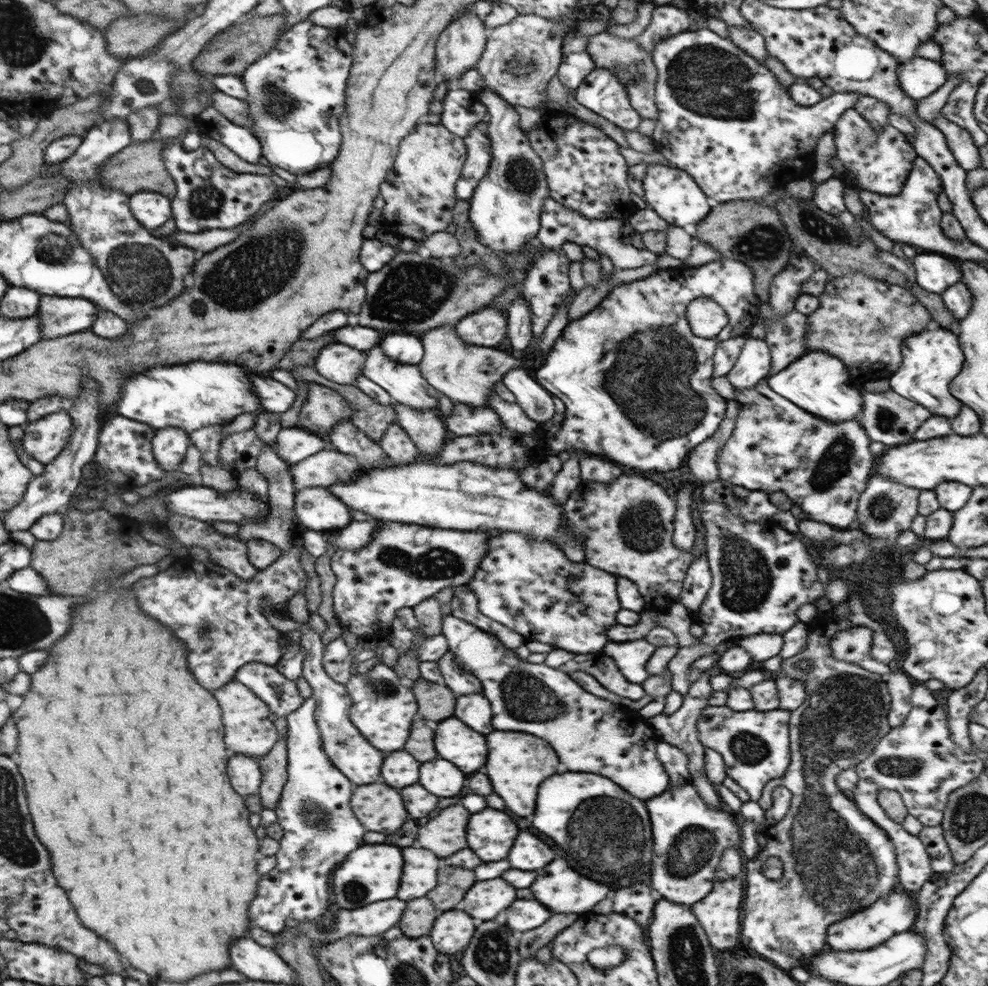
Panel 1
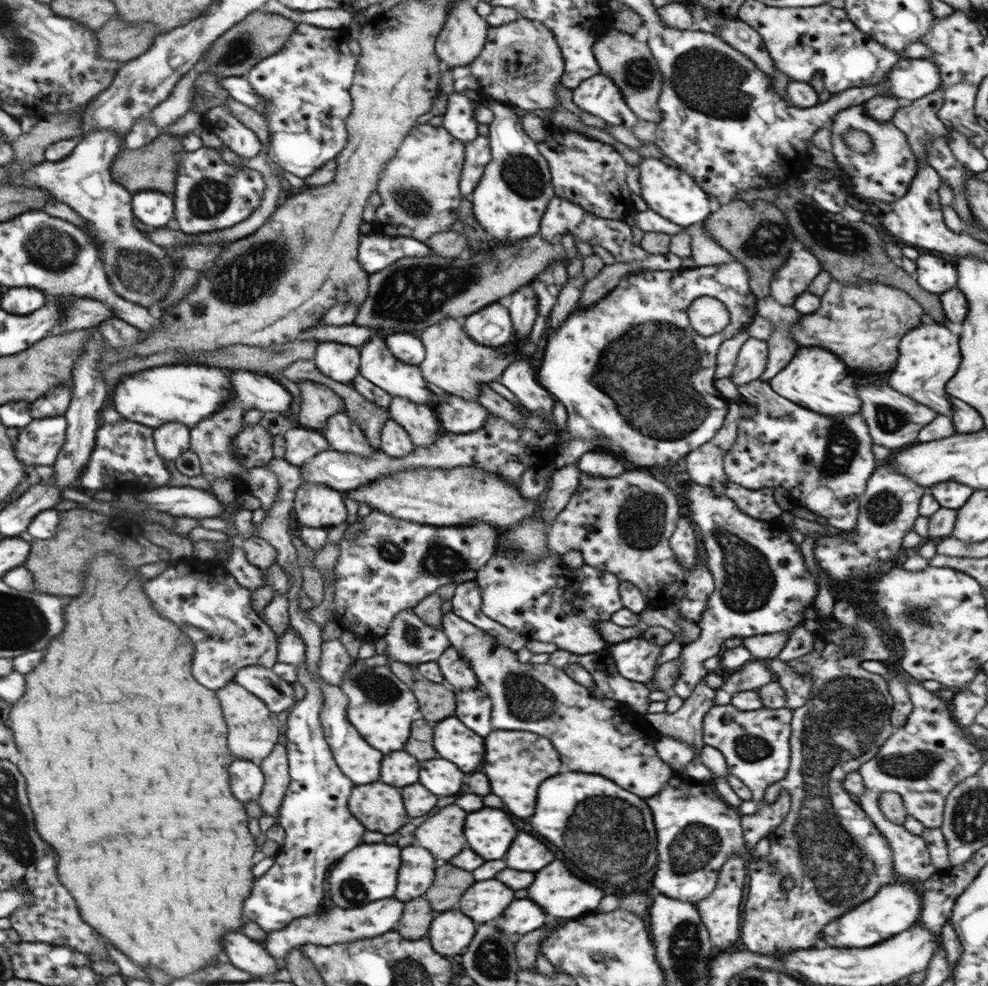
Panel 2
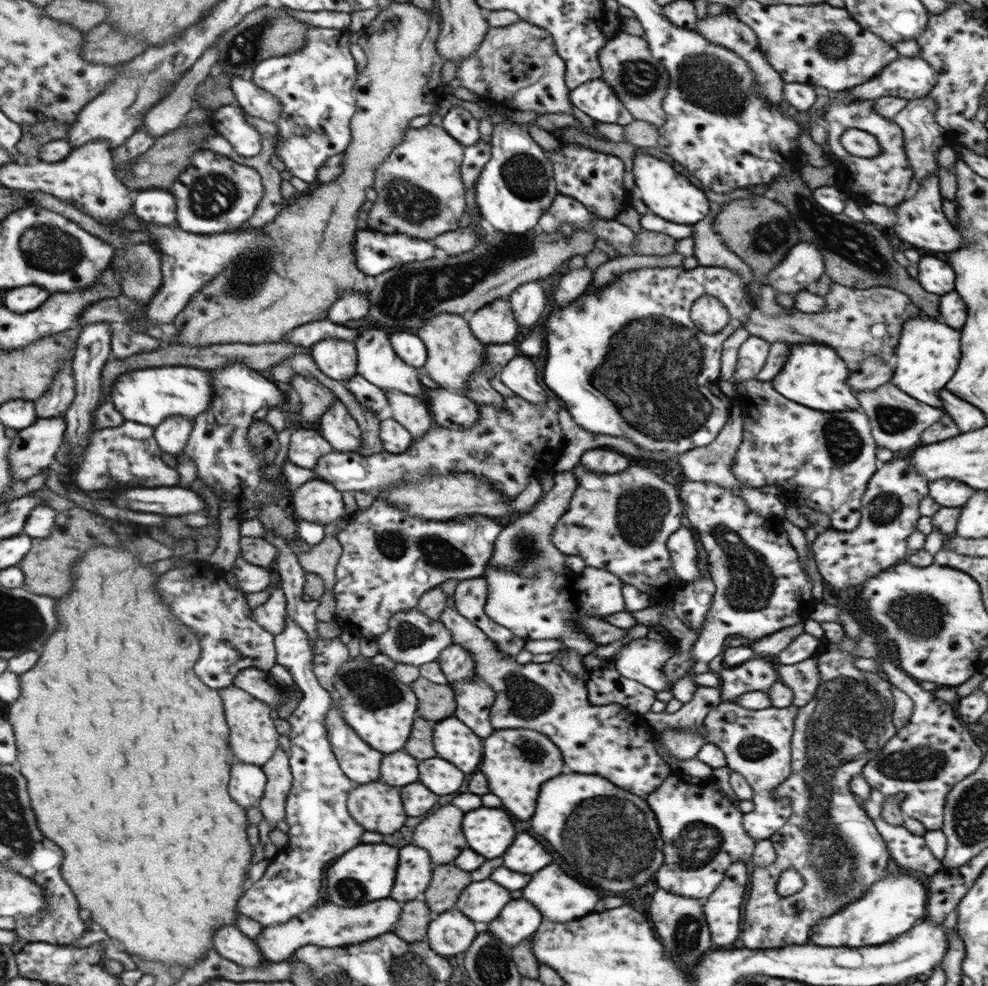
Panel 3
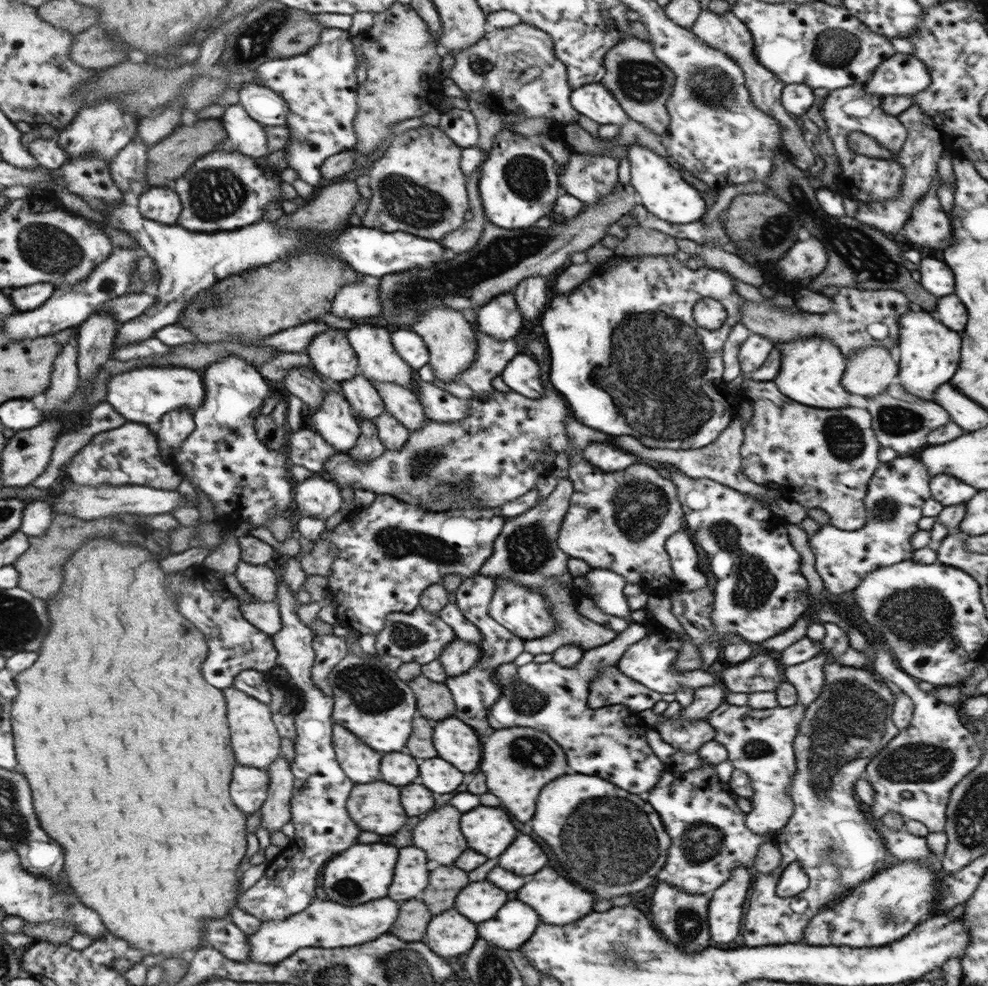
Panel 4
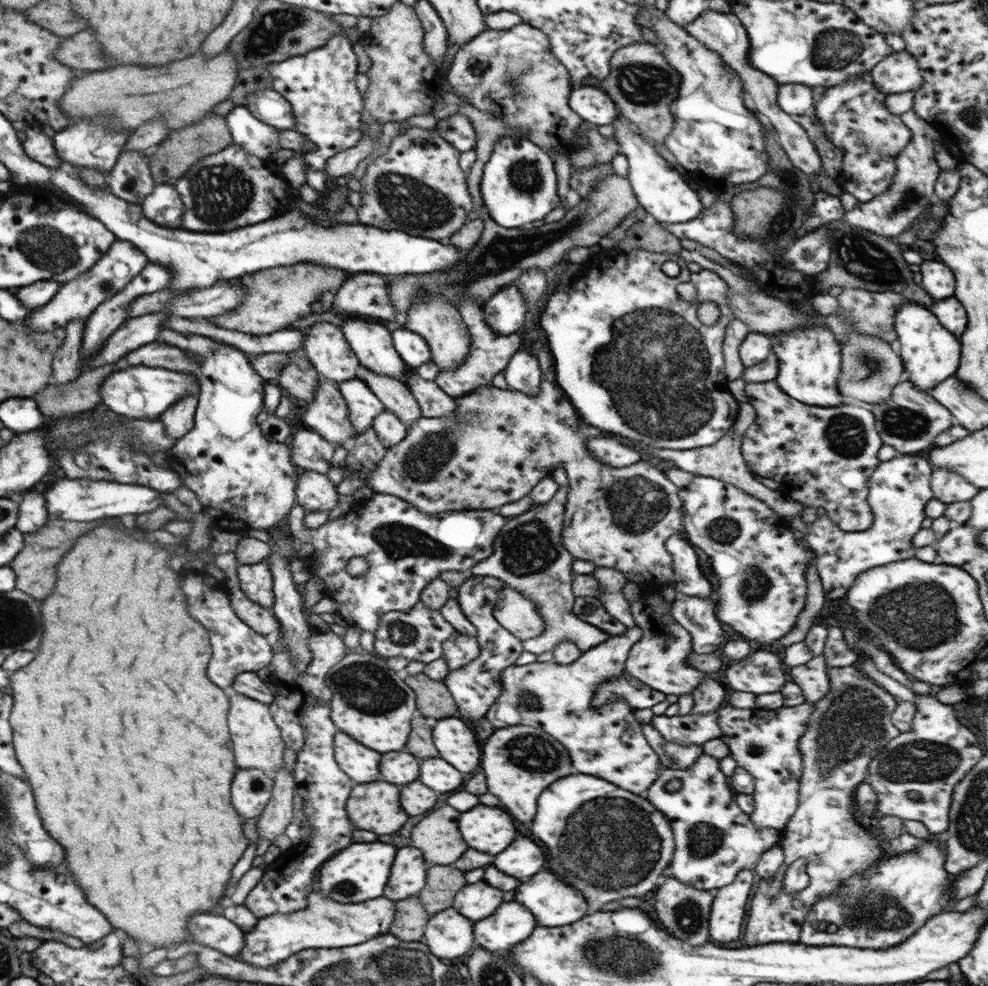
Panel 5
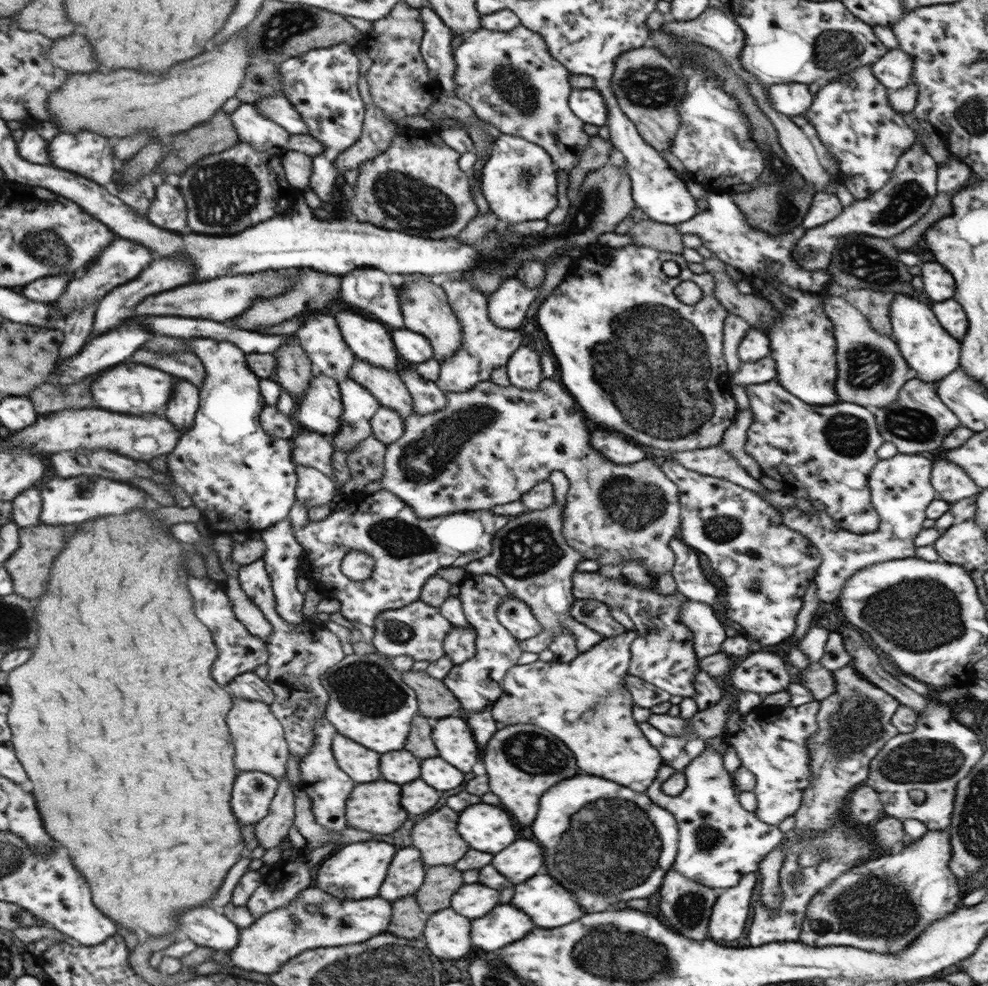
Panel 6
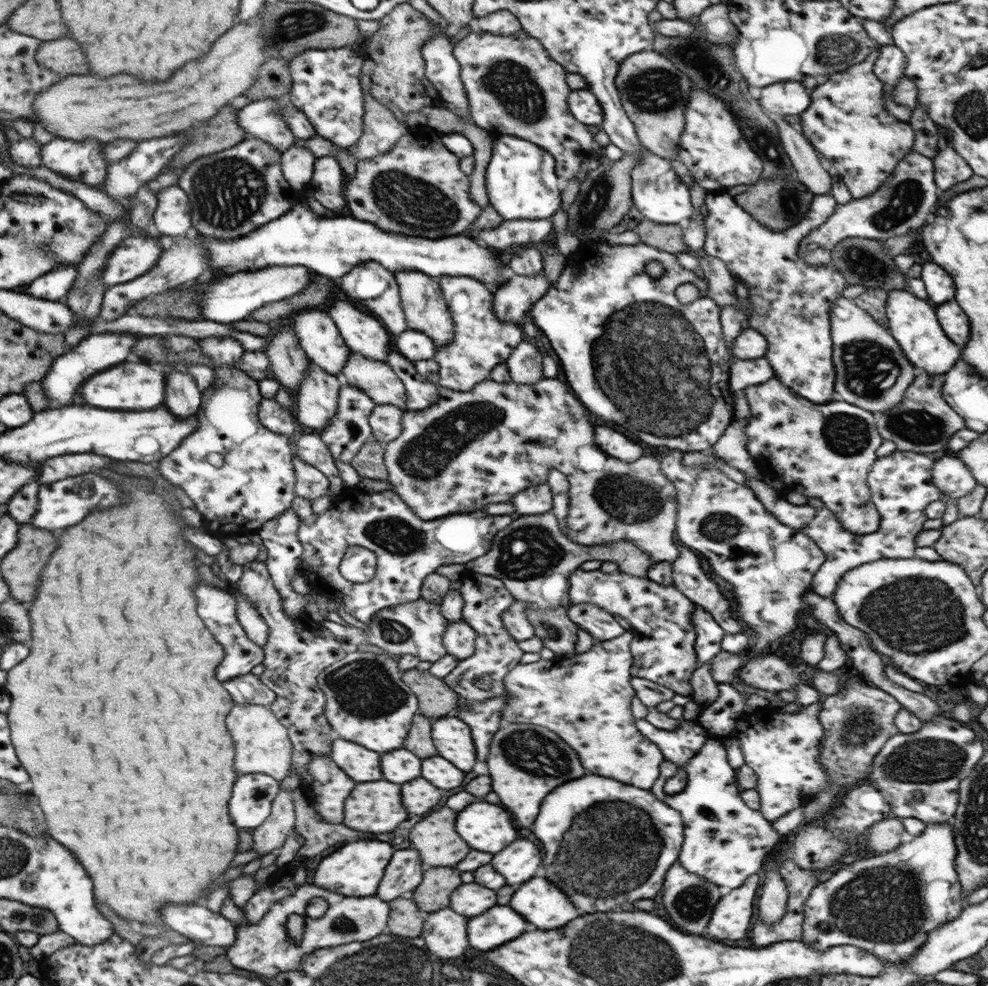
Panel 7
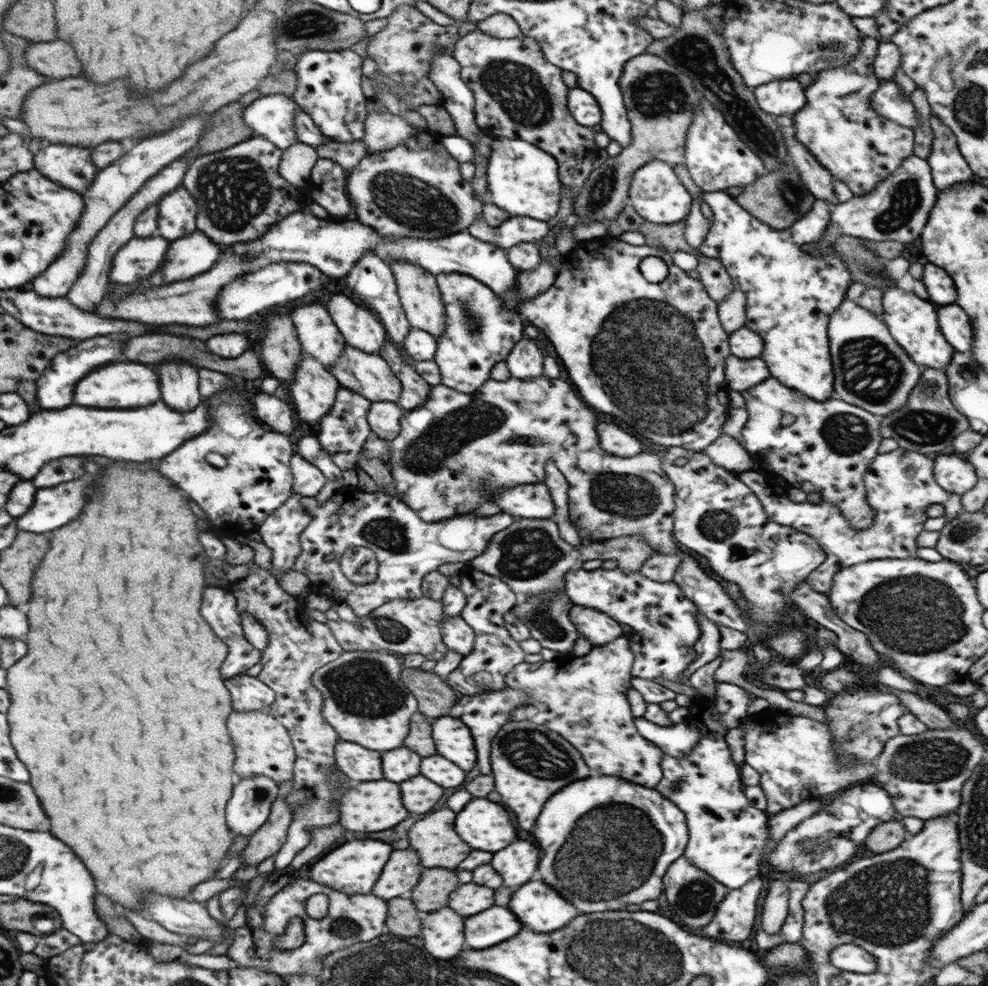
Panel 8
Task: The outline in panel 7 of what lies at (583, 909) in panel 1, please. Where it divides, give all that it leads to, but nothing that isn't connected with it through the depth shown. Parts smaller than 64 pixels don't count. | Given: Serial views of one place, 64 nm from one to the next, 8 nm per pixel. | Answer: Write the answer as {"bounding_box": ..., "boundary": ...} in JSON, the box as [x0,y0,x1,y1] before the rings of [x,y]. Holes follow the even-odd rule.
{"bounding_box":[509,878,577,931],"boundary":[[[531,878],[521,884],[513,892],[509,906],[525,918],[525,922],[541,931],[559,928],[577,916],[567,896],[545,878]]]}

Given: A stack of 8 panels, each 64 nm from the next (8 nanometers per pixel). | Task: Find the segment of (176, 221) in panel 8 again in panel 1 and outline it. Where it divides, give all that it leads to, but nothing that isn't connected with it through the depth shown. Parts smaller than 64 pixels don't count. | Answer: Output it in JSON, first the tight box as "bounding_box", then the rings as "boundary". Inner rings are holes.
{"bounding_box":[130,191,172,229],"boundary":[[[139,191],[130,196],[132,215],[146,229],[155,229],[172,218],[171,200],[151,191]]]}

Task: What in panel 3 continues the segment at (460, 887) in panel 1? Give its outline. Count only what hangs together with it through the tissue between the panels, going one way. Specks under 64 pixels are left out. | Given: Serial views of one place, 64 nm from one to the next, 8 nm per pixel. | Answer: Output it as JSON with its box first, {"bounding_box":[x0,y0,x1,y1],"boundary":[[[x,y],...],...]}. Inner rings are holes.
{"bounding_box":[423,864,469,912],"boundary":[[[443,864],[437,866],[433,870],[431,882],[427,886],[427,890],[423,892],[423,900],[427,902],[431,912],[445,912],[453,906],[453,902],[457,900],[459,892],[469,884],[469,874],[455,868],[453,864]]]}

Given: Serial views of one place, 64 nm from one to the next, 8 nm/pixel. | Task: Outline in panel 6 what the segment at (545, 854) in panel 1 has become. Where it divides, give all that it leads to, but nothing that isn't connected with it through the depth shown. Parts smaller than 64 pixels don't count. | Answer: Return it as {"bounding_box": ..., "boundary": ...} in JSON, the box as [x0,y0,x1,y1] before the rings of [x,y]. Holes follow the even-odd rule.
{"bounding_box":[491,840,543,884],"boundary":[[[515,840],[501,852],[497,852],[491,860],[493,868],[503,874],[511,884],[525,882],[527,878],[535,876],[543,866],[541,848],[531,840]]]}

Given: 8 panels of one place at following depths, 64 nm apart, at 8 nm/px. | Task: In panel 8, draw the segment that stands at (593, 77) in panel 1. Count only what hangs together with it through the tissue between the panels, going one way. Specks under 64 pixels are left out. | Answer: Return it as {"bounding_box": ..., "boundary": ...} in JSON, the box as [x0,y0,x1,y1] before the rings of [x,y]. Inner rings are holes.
{"bounding_box":[566,87,601,127],"boundary":[[[573,87],[568,89],[566,94],[566,107],[573,117],[581,126],[591,127],[601,120],[601,111],[599,104],[585,90]]]}

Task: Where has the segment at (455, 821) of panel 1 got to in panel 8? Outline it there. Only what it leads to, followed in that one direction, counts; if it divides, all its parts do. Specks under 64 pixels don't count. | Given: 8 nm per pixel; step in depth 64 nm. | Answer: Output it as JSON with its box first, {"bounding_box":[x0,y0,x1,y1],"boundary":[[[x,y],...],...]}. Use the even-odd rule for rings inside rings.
{"bounding_box":[409,808,471,870],"boundary":[[[441,808],[409,828],[409,846],[417,852],[423,866],[453,870],[469,854],[471,848],[453,832],[453,816],[451,810]]]}

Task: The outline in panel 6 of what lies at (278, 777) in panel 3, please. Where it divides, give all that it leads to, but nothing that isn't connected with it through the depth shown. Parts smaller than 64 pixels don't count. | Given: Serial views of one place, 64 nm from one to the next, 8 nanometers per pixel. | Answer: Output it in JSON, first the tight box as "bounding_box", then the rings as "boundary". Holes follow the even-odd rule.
{"bounding_box":[254,775,294,851],"boundary":[[[286,775],[277,778],[277,790],[269,802],[267,816],[254,824],[254,836],[263,851],[279,848],[287,838],[294,818],[293,789]]]}

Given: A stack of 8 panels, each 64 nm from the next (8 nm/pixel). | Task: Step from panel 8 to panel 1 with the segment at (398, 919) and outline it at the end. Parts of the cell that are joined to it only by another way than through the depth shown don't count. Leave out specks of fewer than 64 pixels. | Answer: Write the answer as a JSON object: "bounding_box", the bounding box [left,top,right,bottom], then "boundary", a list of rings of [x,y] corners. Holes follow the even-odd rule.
{"bounding_box":[397,898,435,938],"boundary":[[[417,898],[407,902],[397,926],[403,932],[403,936],[417,938],[429,932],[433,920],[435,920],[435,908],[431,906],[431,902],[427,898]]]}

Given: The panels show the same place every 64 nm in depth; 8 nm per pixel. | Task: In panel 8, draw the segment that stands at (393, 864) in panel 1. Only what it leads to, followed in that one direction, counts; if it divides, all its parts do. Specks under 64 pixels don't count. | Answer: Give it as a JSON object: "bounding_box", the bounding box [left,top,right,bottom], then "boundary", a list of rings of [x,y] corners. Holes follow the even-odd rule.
{"bounding_box":[309,840,391,894],"boundary":[[[379,840],[345,842],[339,848],[325,854],[323,858],[319,856],[310,863],[309,880],[325,884],[325,886],[339,890],[339,892],[345,892],[345,894],[367,894],[371,890],[373,882],[377,880],[389,852],[391,852],[391,846],[383,844]]]}

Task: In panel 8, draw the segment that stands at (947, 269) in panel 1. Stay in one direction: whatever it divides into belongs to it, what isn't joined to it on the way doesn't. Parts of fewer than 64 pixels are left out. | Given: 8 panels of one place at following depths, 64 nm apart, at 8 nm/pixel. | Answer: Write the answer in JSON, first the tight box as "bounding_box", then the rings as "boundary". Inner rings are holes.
{"bounding_box":[920,262,955,306],"boundary":[[[929,262],[925,263],[920,280],[928,294],[927,300],[935,306],[945,306],[955,302],[954,282],[942,268]]]}

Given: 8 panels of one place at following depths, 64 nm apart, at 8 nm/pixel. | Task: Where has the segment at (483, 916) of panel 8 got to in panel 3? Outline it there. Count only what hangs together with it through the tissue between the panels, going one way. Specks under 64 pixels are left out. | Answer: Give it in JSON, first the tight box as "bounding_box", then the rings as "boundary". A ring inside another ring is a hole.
{"bounding_box":[485,900,541,948],"boundary":[[[511,900],[501,908],[497,920],[487,924],[485,932],[512,948],[526,937],[531,937],[539,924],[541,916],[535,912],[533,906],[529,906],[529,902]]]}

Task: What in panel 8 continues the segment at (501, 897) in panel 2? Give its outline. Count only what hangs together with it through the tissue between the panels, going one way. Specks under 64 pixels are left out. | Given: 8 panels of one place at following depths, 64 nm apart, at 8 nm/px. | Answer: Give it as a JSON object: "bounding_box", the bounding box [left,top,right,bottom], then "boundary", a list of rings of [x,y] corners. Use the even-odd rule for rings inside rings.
{"bounding_box":[449,884,493,916],"boundary":[[[461,884],[449,894],[449,908],[459,916],[477,914],[493,904],[493,890],[477,886],[477,884]]]}

